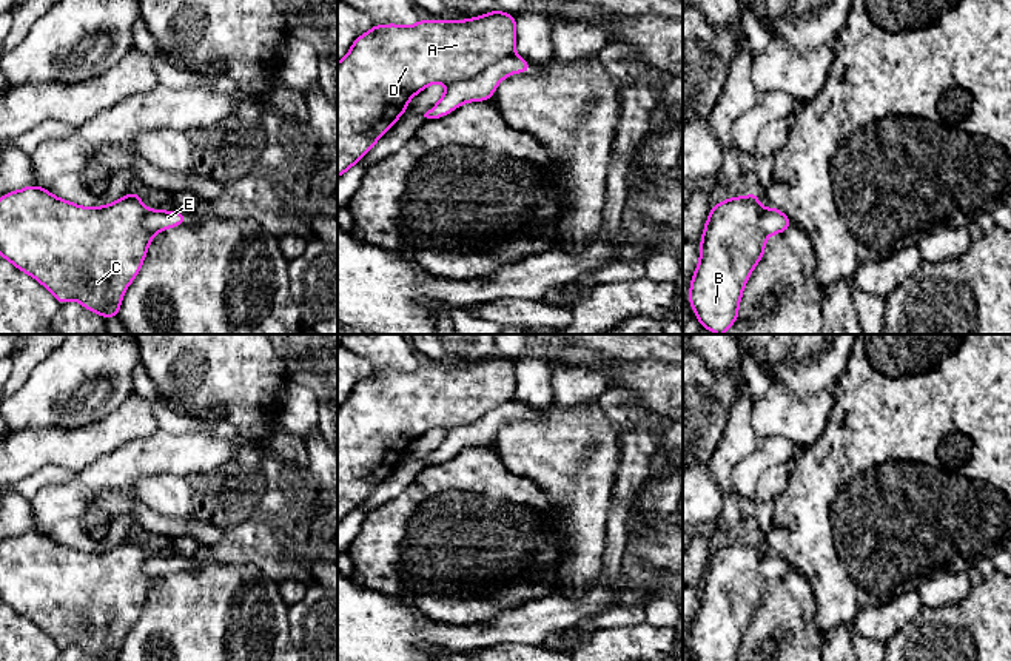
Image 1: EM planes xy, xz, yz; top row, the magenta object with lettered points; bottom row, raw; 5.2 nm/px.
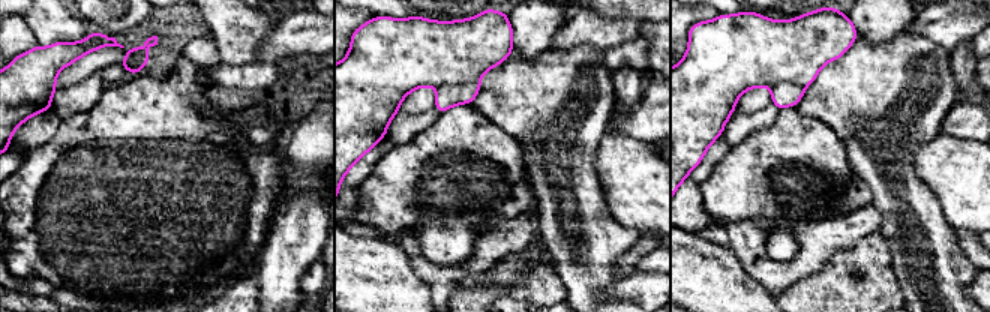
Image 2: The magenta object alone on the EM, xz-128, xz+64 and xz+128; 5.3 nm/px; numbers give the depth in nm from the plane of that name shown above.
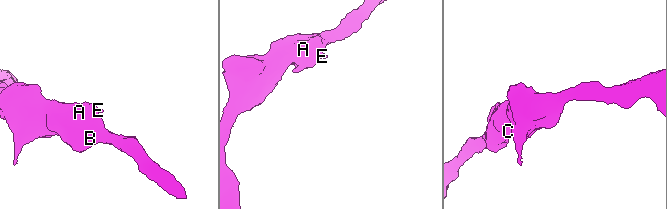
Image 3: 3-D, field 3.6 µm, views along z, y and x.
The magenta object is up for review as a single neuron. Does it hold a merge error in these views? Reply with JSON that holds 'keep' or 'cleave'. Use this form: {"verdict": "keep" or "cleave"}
{"verdict": "cleave"}

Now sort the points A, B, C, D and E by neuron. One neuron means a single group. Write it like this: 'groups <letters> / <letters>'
groups A B C D / E

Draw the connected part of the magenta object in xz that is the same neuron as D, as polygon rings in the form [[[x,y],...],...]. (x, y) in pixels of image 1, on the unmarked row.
[[[498,354],[458,367],[419,365],[413,371],[373,370],[359,381],[338,408],[338,524],[356,510],[405,458],[413,441],[435,427],[452,428],[473,424],[496,407],[515,401],[516,361]]]

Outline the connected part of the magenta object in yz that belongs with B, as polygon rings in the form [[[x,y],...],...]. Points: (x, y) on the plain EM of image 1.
[[[755,536],[712,552],[687,643],[695,661],[738,661],[744,630],[764,599],[763,558]]]

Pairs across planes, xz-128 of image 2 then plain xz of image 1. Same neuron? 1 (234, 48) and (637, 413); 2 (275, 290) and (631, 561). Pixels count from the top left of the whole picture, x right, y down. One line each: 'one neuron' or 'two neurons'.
1: two neurons
2: one neuron

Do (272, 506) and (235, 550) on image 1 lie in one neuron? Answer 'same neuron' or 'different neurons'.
same neuron

